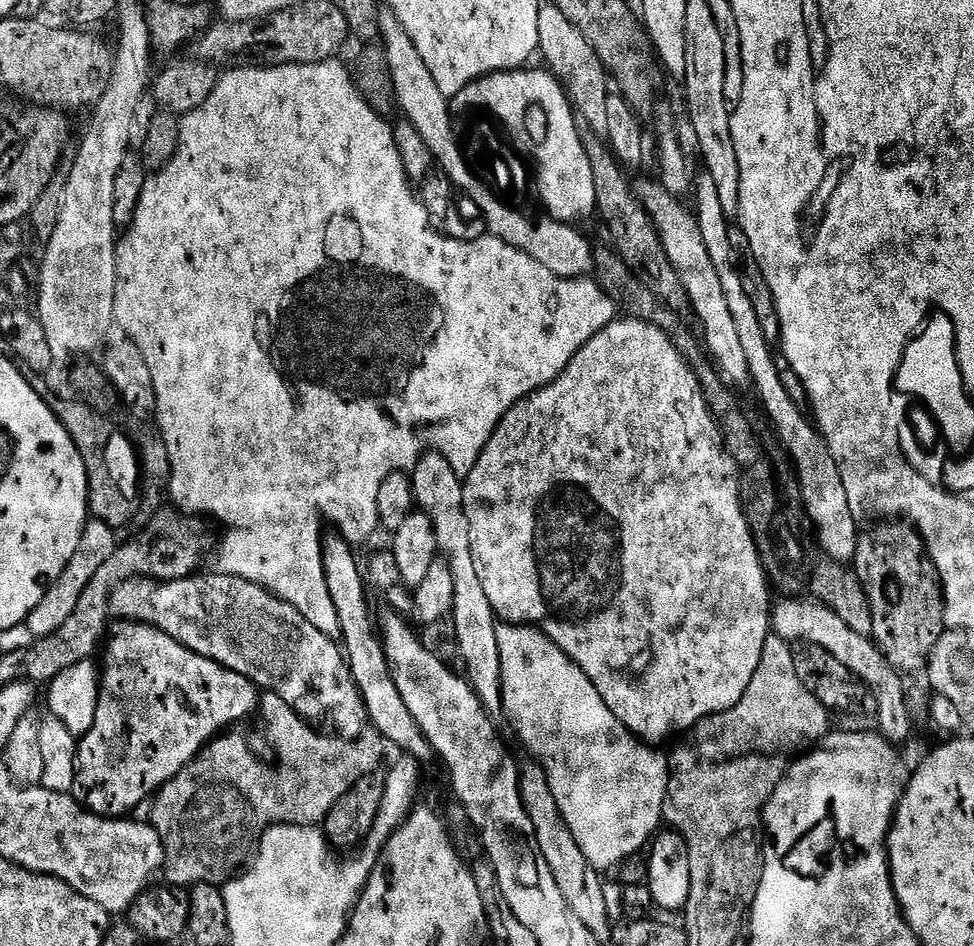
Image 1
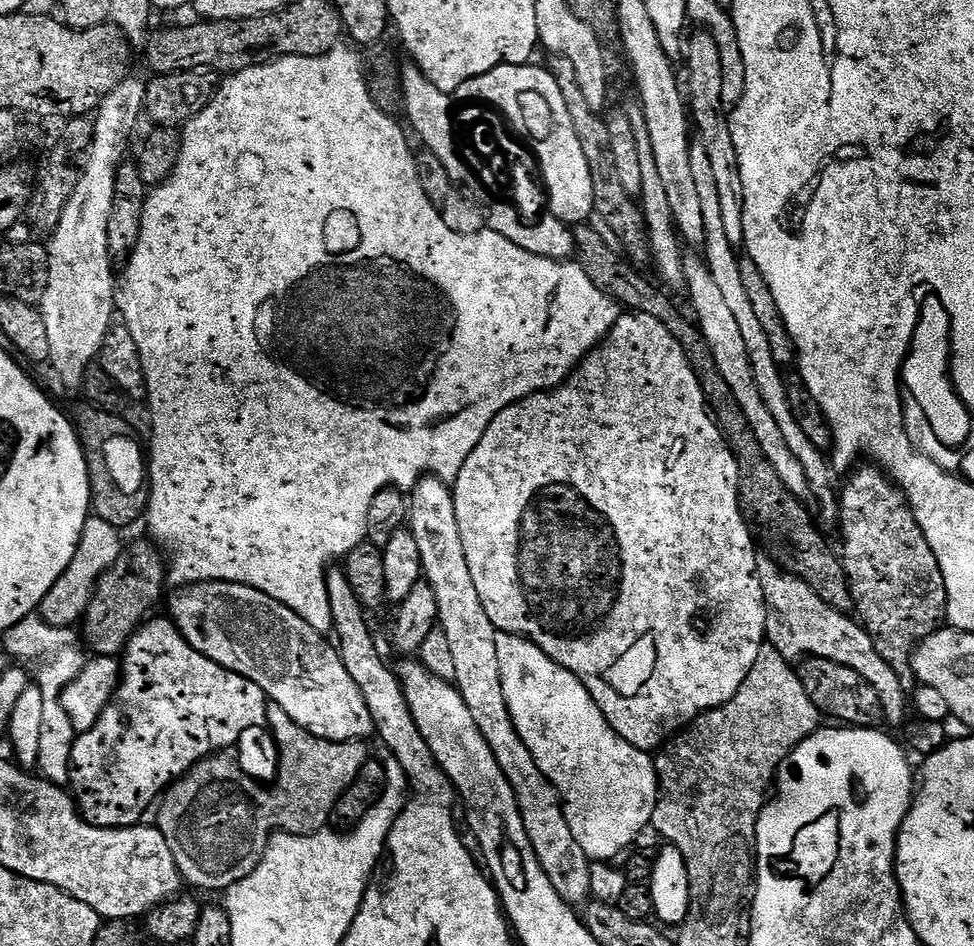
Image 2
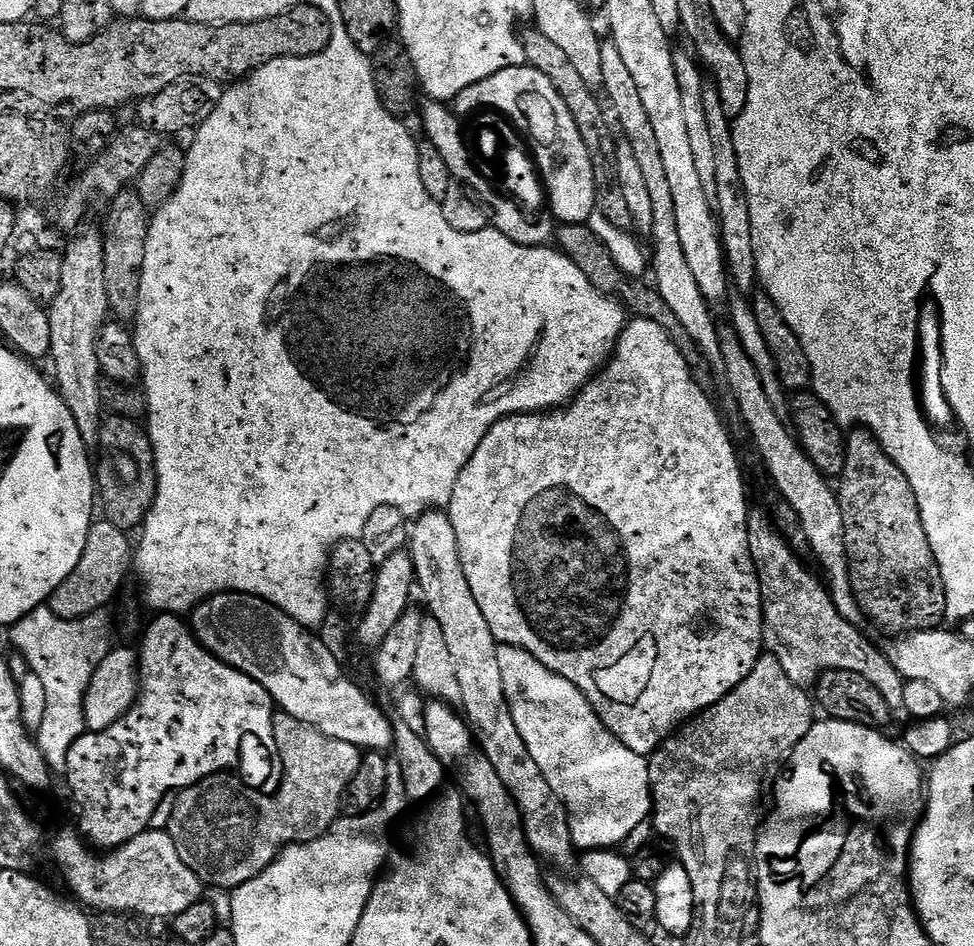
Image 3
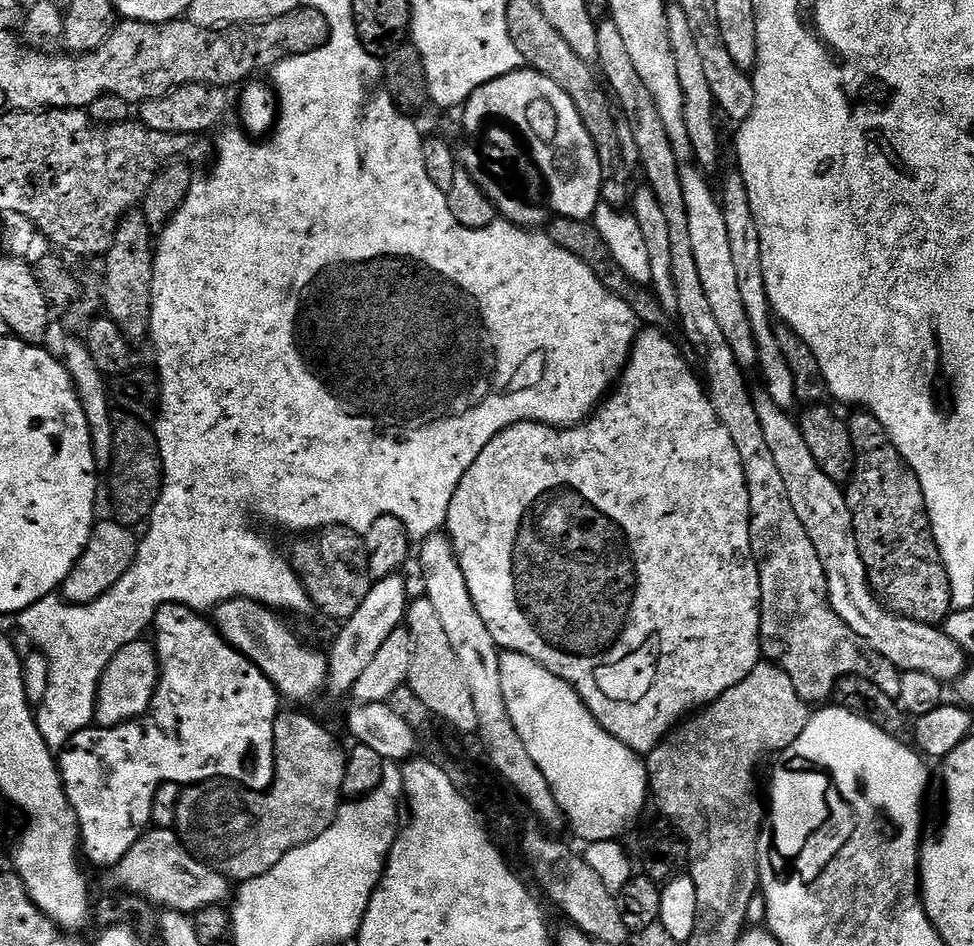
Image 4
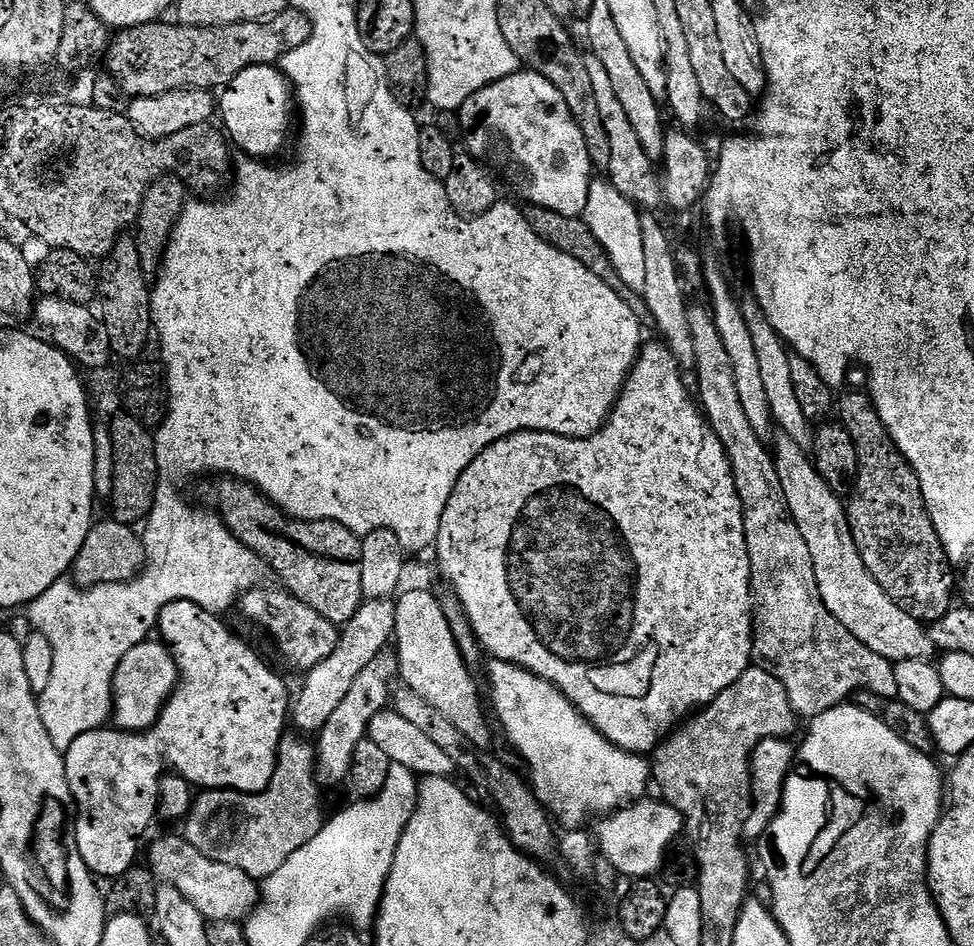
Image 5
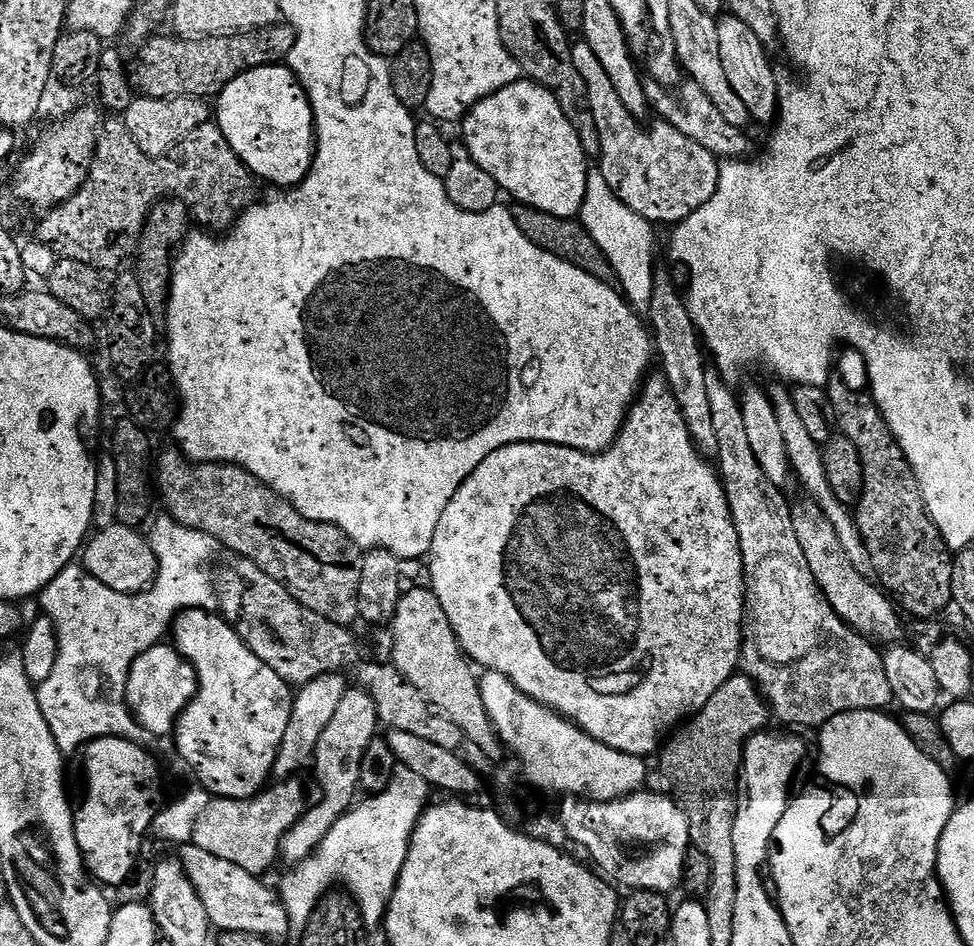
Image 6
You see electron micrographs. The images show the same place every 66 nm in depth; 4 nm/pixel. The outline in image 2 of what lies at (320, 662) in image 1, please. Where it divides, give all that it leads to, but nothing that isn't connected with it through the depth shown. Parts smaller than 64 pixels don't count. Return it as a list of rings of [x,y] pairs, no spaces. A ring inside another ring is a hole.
[[[225,580],[189,584],[175,595],[170,619],[186,638],[186,642],[190,642],[190,646],[194,646],[198,654],[218,662],[218,666],[222,666],[226,671],[254,682],[263,690],[269,701],[282,706],[282,710],[286,710],[286,714],[290,714],[290,718],[295,724],[302,726],[302,730],[334,742],[364,742],[369,739],[368,735],[373,735],[370,706],[366,706],[366,698],[362,698],[358,682],[350,678],[350,670],[346,670],[337,645],[328,644],[329,637],[314,630],[314,626],[294,614],[290,606],[282,606],[282,602],[270,598],[270,594],[262,594],[262,590],[254,590],[245,584]]]

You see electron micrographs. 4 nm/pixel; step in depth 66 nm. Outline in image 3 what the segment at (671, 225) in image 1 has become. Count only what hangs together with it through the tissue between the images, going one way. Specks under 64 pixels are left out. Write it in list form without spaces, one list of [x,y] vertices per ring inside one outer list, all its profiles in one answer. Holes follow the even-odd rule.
[[[721,331],[720,346],[724,359],[722,375],[728,379],[728,388],[732,391],[737,406],[740,407],[740,416],[744,419],[753,442],[756,443],[756,452],[764,459],[764,468],[772,475],[777,490],[784,495],[781,496],[783,503],[791,506],[798,514],[810,545],[810,552],[820,559],[821,566],[828,571],[826,587],[832,594],[832,601],[838,614],[842,614],[842,618],[846,618],[851,624],[859,625],[862,611],[852,594],[852,577],[848,575],[848,551],[839,495],[834,491],[833,485],[832,488],[828,485],[831,483],[804,452],[803,446],[794,435],[793,429],[786,423],[785,417],[778,415],[774,406],[770,406],[770,398],[766,398],[762,378],[754,362],[750,362],[750,354],[742,350],[742,342],[735,332]]]

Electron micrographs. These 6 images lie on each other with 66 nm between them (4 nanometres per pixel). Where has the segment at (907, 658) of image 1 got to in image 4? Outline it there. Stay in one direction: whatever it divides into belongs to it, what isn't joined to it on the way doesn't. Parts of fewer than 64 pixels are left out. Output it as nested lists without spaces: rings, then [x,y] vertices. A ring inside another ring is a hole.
[[[856,410],[853,413],[846,421],[852,435],[855,472],[846,484],[846,495],[852,515],[852,529],[856,535],[856,548],[868,571],[868,583],[877,600],[889,612],[904,616],[907,620],[916,620],[919,624],[943,625],[944,619],[953,611],[952,587],[928,523],[922,486],[889,440],[882,422],[878,422],[878,418],[874,418],[874,414],[867,410]]]

